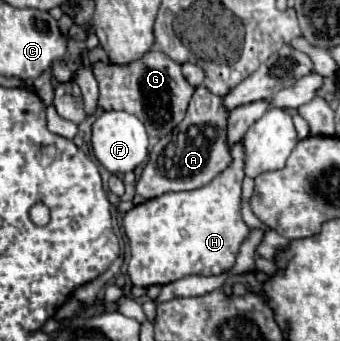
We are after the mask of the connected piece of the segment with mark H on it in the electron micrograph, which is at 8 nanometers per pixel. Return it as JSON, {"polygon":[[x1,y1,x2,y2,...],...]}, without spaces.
{"polygon":[[236,142,232,148,232,158,232,166,214,178,214,182,208,186,192,192,162,194,134,206,124,214,122,226,132,250,128,276,134,286,162,286,190,274,218,276,234,266,238,248,250,230,240,214,245,178,242,142]]}

